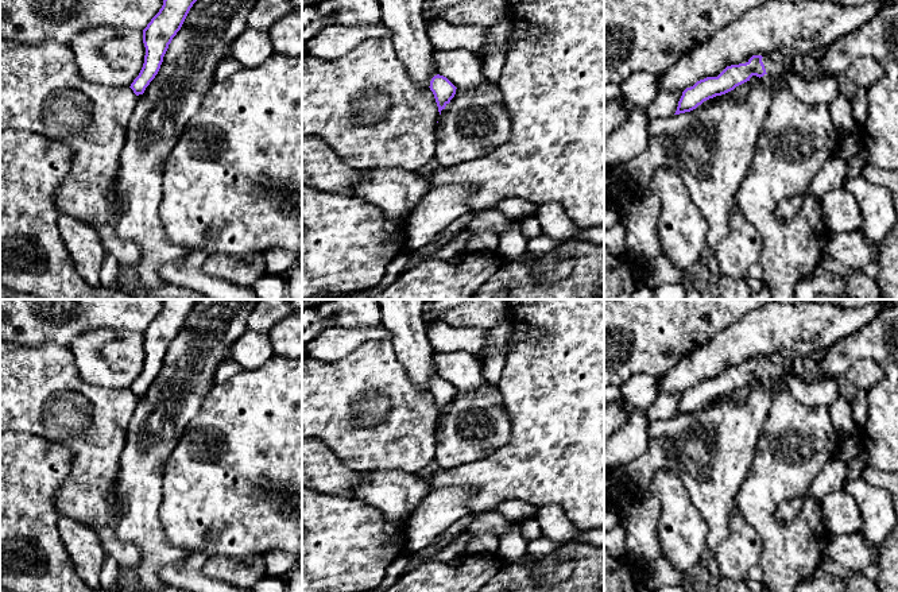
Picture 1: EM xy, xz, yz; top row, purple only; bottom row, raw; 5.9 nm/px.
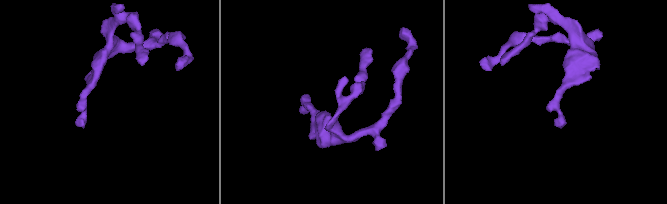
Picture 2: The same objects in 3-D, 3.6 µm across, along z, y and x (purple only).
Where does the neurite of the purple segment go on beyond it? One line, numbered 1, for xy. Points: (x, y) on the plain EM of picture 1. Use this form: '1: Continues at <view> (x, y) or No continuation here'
1: No continuation here

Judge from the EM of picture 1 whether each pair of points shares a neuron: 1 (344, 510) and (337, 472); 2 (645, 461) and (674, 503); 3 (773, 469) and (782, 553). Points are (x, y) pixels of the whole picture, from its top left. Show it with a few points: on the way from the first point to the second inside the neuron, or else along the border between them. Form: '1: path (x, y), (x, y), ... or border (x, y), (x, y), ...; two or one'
1: border (316, 490), (349, 495), (363, 502); two
2: border (664, 467), (651, 478); two
3: path (767, 490), (767, 526), (774, 533); one

